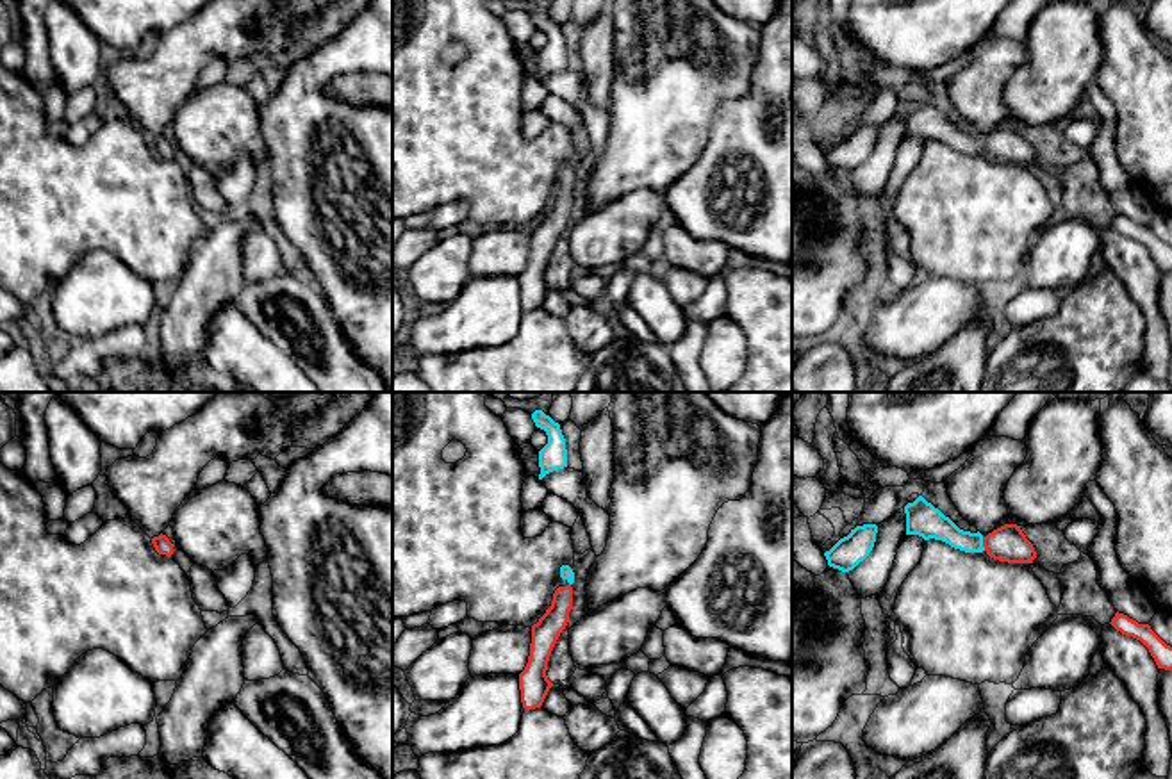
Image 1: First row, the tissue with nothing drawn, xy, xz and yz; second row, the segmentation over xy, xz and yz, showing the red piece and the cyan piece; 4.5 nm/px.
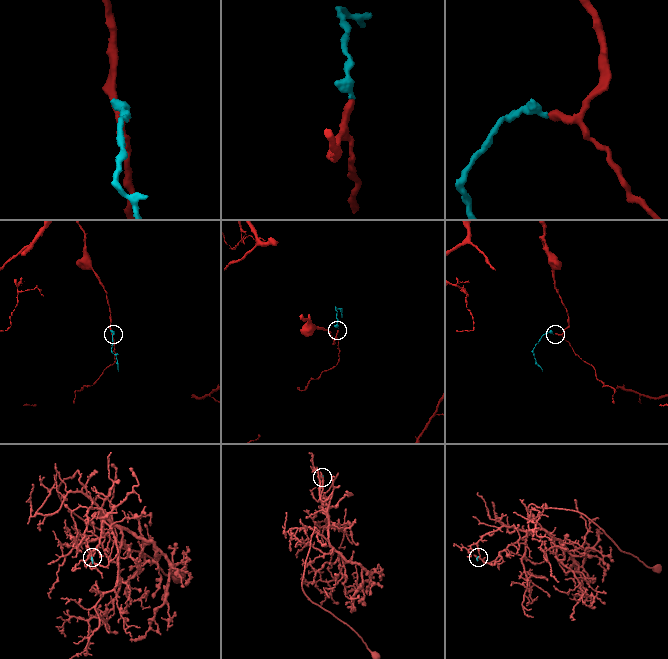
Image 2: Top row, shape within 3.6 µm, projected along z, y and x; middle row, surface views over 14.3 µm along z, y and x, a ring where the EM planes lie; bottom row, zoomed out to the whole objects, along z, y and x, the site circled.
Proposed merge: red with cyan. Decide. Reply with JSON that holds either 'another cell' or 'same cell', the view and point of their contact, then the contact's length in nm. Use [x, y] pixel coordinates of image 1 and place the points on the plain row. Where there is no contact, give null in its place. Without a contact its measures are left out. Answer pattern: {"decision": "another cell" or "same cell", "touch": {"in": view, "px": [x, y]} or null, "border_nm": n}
{"decision": "same cell", "touch": {"in": "yz", "px": [983, 145]}, "border_nm": 70}

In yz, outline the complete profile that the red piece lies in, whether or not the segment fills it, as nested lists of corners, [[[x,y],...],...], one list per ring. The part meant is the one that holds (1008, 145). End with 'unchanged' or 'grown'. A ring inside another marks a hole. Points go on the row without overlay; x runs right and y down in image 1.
[[[922,96],[908,103],[904,114],[906,135],[919,135],[924,141],[942,141],[965,153],[985,152],[990,159],[1008,164],[1033,164],[1036,159],[1033,144],[1017,125],[1004,125],[986,137],[979,132],[963,132]]] | grown

